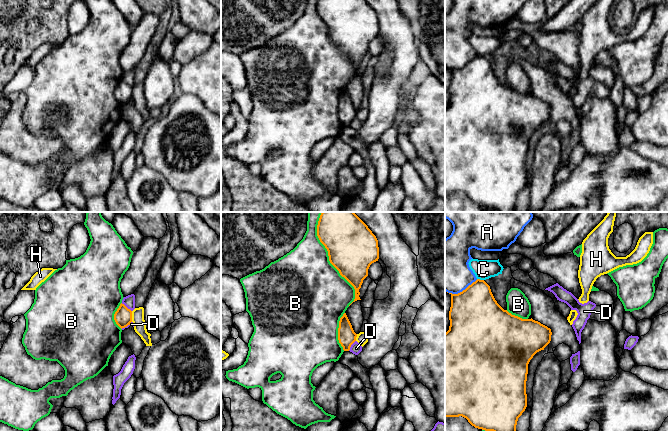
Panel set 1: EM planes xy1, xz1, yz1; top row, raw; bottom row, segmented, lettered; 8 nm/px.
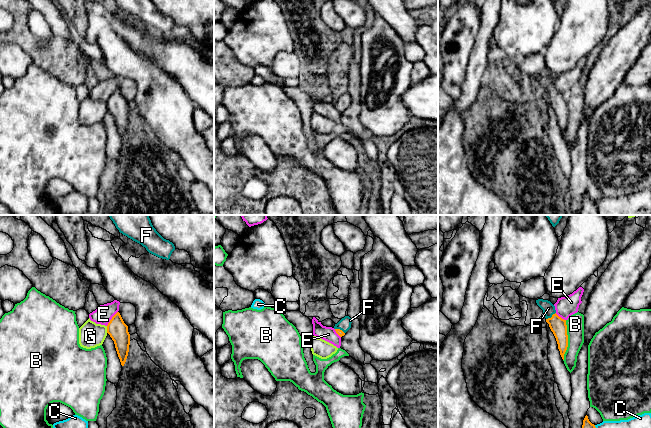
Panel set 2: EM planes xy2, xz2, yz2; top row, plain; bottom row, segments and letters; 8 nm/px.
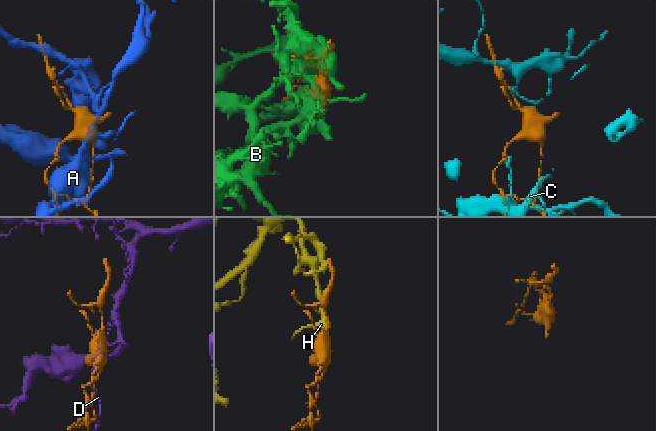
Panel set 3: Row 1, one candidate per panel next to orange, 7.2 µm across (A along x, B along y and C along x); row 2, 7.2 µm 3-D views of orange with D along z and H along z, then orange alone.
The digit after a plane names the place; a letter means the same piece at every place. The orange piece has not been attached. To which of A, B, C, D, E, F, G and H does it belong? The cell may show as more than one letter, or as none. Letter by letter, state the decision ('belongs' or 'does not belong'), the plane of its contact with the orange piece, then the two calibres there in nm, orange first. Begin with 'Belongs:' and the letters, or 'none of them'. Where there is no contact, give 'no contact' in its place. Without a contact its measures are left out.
Belongs: F
A: does not belong; contact in yz1; calibres 420 and 380 nm
B: does not belong; contact in xz1; calibres 400 and 480 nm
C: does not belong; contact in yz1; calibres 360 and 160 nm
D: does not belong; contact in xy1; calibres 140 and 100 nm
E: does not belong; contact in xy2; calibres 160 and 150 nm
F: belongs; contact in yz2; calibres 130 and 100 nm
G: does not belong; contact in xy2; calibres 160 and 200 nm
H: does not belong; contact in xy1; calibres 140 and 100 nm

